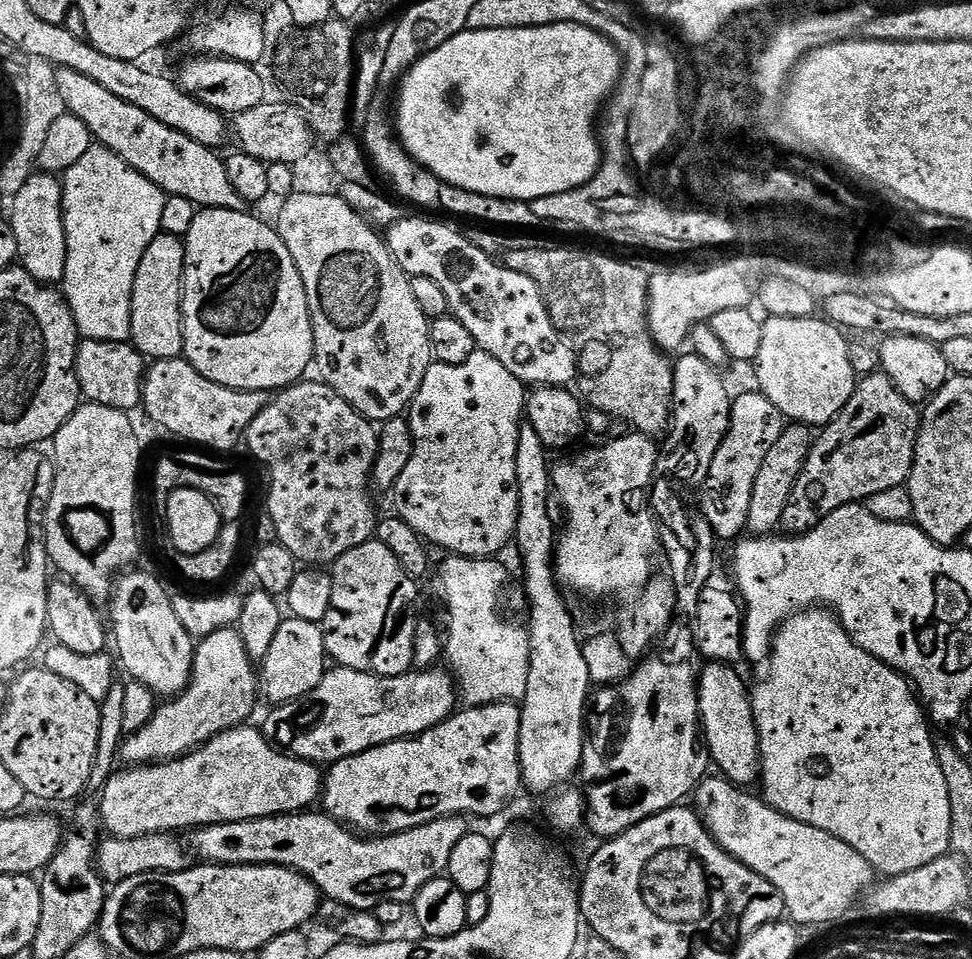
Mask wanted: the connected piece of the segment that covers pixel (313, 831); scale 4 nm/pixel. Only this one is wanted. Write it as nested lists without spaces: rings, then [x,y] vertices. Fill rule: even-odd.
[[[305,810],[289,816],[201,826],[191,833],[190,844],[195,855],[209,864],[277,864],[292,868],[313,880],[327,899],[374,910],[382,902],[407,905],[415,901],[422,886],[441,879],[448,871],[454,846],[470,831],[468,824],[463,816],[443,816],[393,836],[365,838],[323,811]]]

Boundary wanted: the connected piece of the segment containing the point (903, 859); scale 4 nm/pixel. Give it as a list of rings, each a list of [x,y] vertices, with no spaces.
[[[820,610],[813,611],[811,614],[796,614],[792,619],[784,621],[774,641],[767,668],[768,677],[757,688],[751,689],[754,722],[760,739],[758,784],[759,787],[764,787],[764,792],[762,791],[764,803],[806,826],[814,826],[818,830],[826,830],[826,834],[834,834],[834,838],[858,850],[858,854],[862,854],[862,858],[866,858],[866,862],[870,862],[873,870],[884,878],[901,876],[910,870],[918,870],[940,856],[949,855],[952,847],[950,793],[946,791],[946,778],[942,775],[942,766],[938,766],[934,736],[928,733],[930,724],[926,719],[925,709],[914,695],[913,685],[899,672],[895,672],[889,664],[883,664],[878,658],[874,658],[869,652],[858,647],[840,625],[840,619],[837,616],[825,614]]]

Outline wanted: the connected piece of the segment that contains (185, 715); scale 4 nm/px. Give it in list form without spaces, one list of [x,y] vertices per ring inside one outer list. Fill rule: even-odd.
[[[235,627],[223,628],[203,637],[196,644],[192,680],[187,688],[179,696],[161,703],[154,718],[150,718],[142,730],[131,733],[125,739],[120,745],[119,759],[128,766],[177,760],[210,738],[231,728],[247,725],[256,708],[256,692],[258,696],[261,688],[257,665],[250,658],[246,642],[242,642]]]

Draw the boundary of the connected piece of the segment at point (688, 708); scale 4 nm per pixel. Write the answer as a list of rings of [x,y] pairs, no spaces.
[[[672,652],[669,656],[649,655],[647,658],[641,659],[639,663],[633,667],[632,673],[625,680],[621,680],[618,684],[609,684],[601,687],[600,692],[591,697],[590,711],[586,716],[586,731],[584,734],[584,753],[582,754],[582,762],[580,763],[580,772],[584,780],[588,784],[592,784],[586,788],[586,808],[590,813],[590,828],[597,832],[598,835],[604,836],[600,838],[611,838],[621,836],[627,828],[633,828],[638,822],[642,822],[646,818],[650,818],[659,812],[665,812],[667,808],[677,807],[681,802],[693,795],[696,789],[700,787],[709,775],[710,757],[708,755],[708,746],[704,742],[704,734],[700,727],[700,707],[698,706],[698,694],[696,686],[698,683],[697,669],[692,669],[692,664],[688,660],[684,660],[684,656],[680,652]]]

